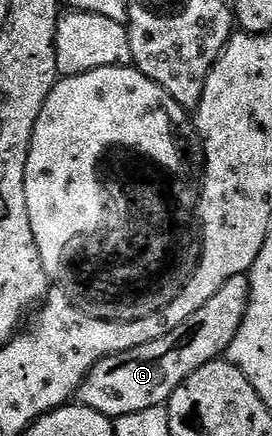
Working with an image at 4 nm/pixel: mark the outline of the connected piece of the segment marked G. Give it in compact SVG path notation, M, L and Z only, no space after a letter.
M246 276L229 279L205 307L199 308L188 321L181 323L181 327L169 331L169 335L154 343L133 347L133 351L121 351L121 355L101 359L101 363L85 375L77 394L78 404L93 407L93 411L112 419L133 415L133 411L145 411L149 407L166 406L173 391L177 391L193 371L226 354L245 319L250 299L251 283Z

